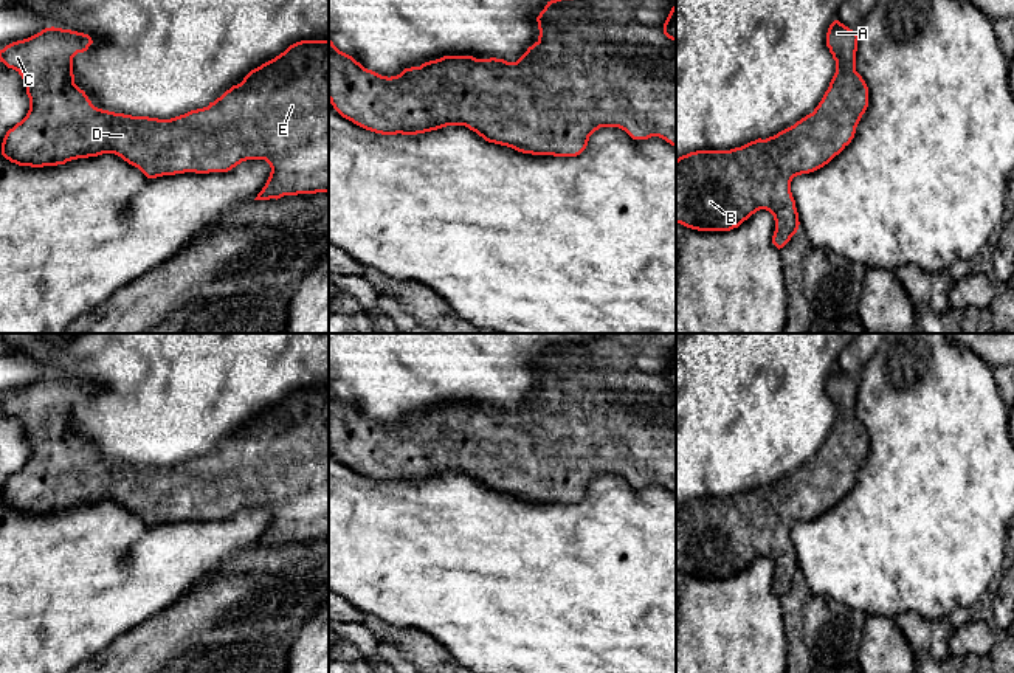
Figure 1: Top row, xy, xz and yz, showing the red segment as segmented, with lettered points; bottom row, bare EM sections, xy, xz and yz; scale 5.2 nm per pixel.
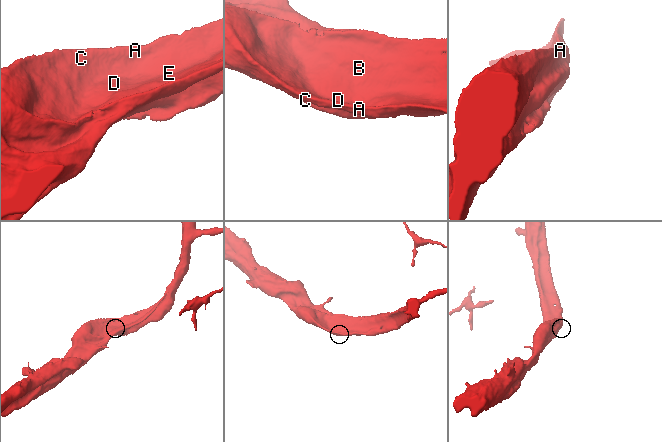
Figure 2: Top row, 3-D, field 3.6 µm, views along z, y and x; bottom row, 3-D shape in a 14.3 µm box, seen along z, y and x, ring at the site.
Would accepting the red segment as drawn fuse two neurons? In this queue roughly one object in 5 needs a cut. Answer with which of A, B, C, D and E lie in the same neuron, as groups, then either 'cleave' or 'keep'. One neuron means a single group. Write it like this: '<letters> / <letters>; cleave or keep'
A B C D E; keep

